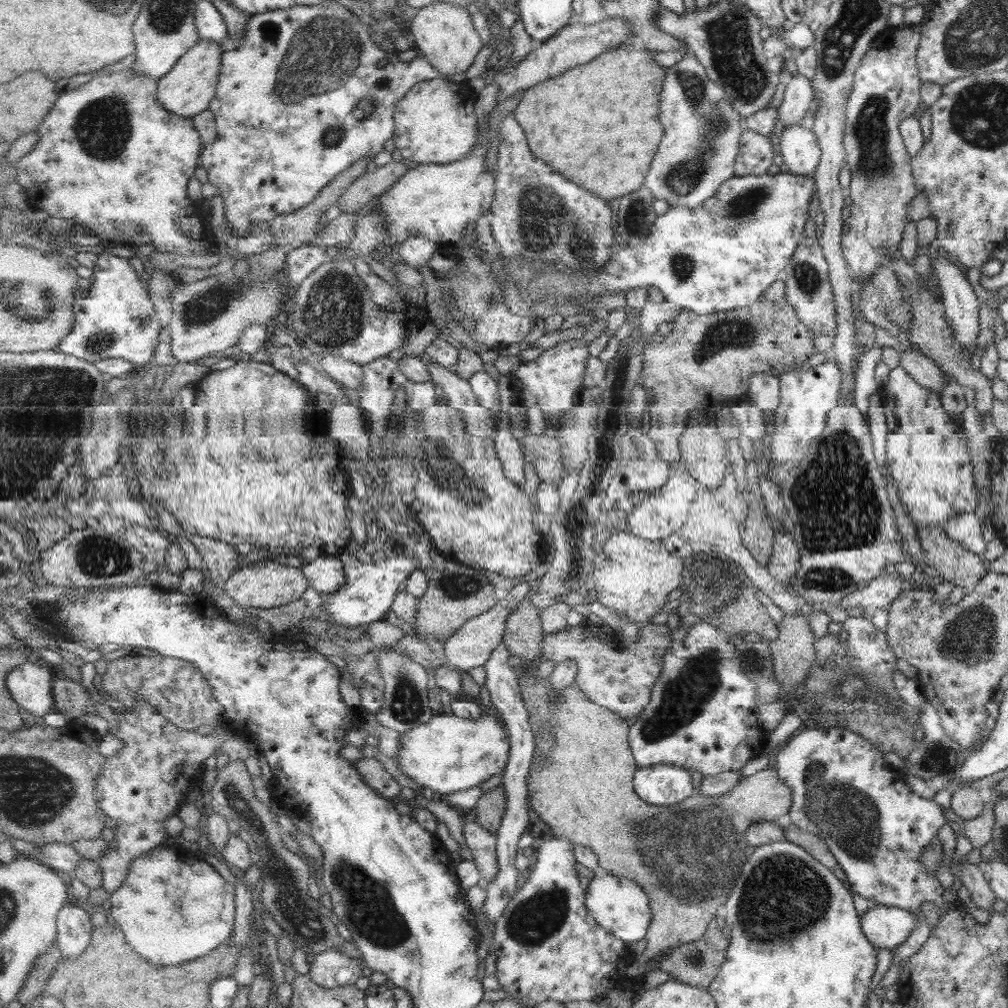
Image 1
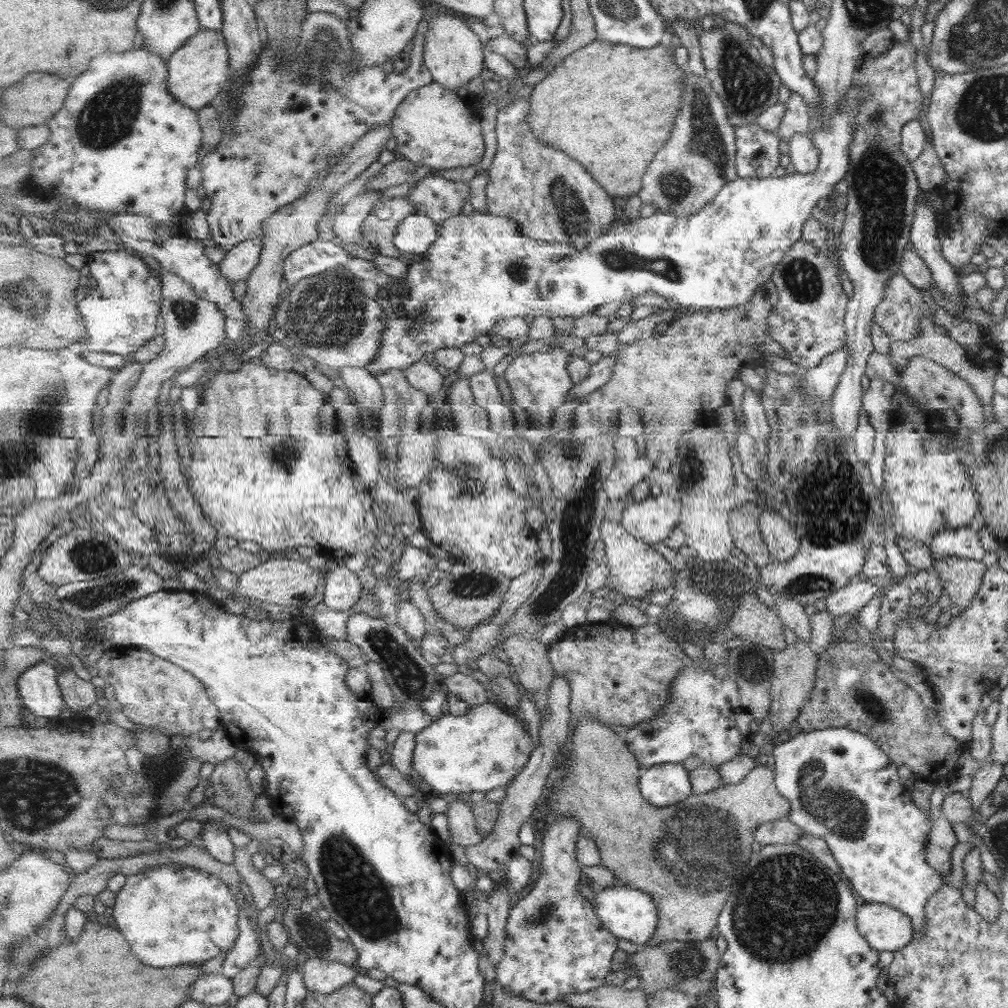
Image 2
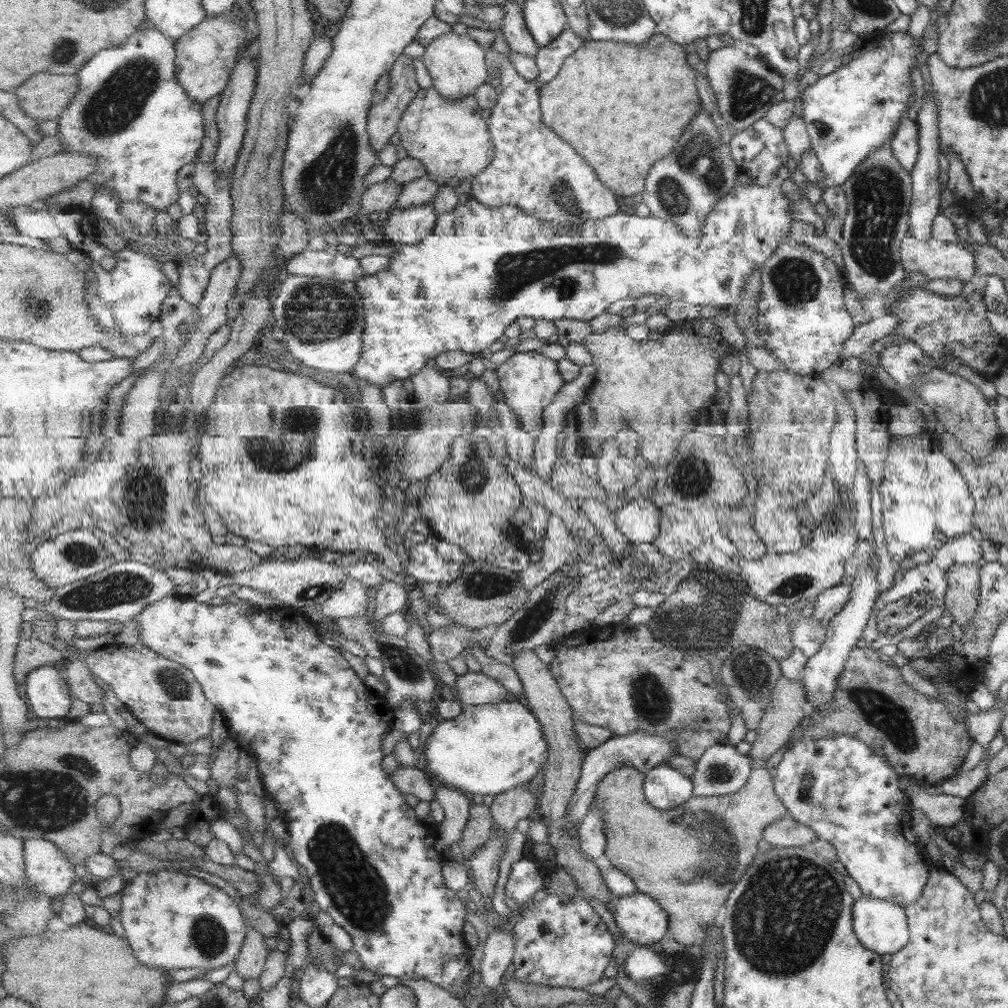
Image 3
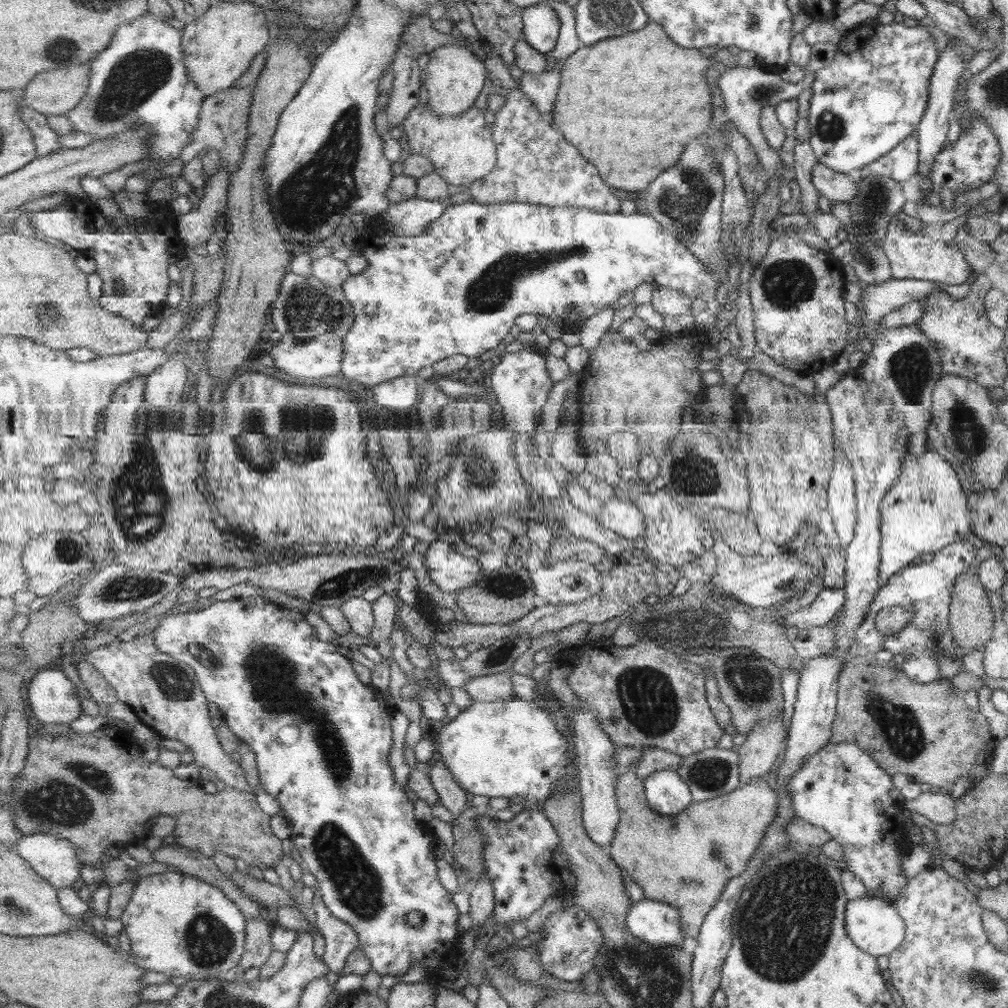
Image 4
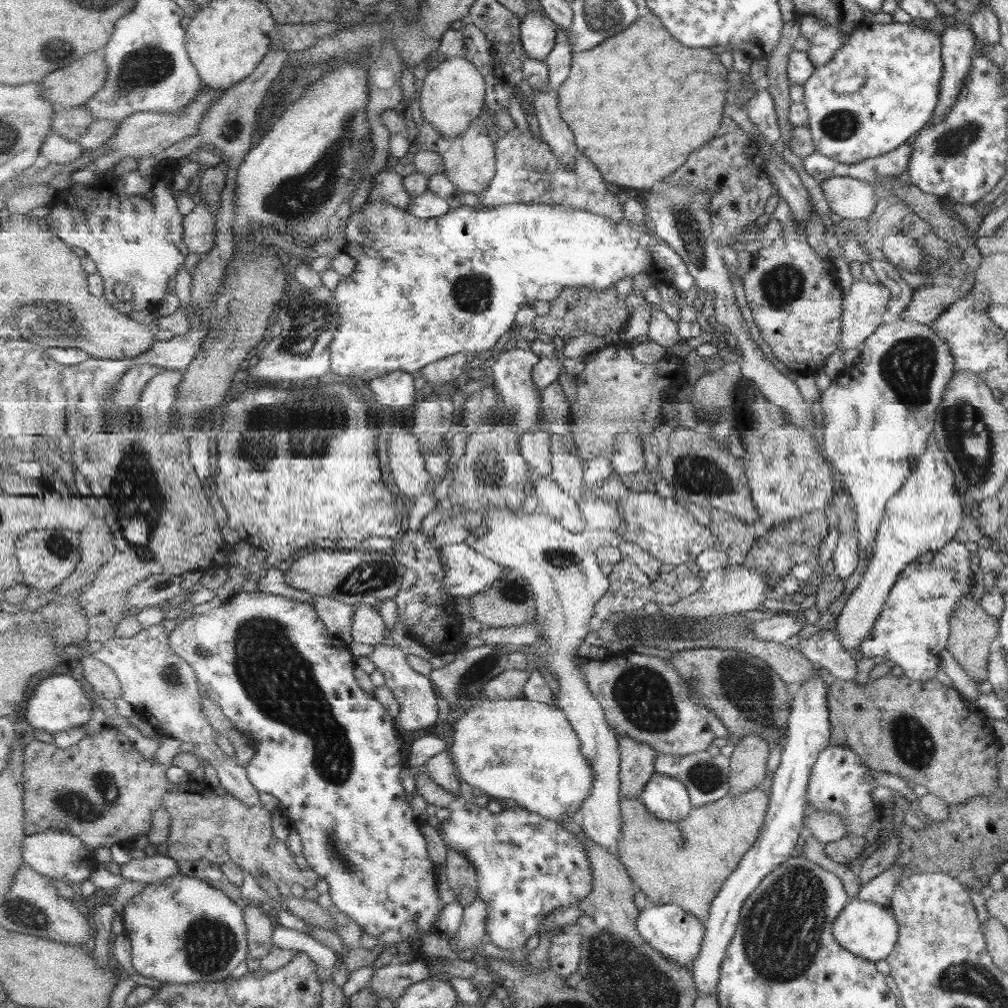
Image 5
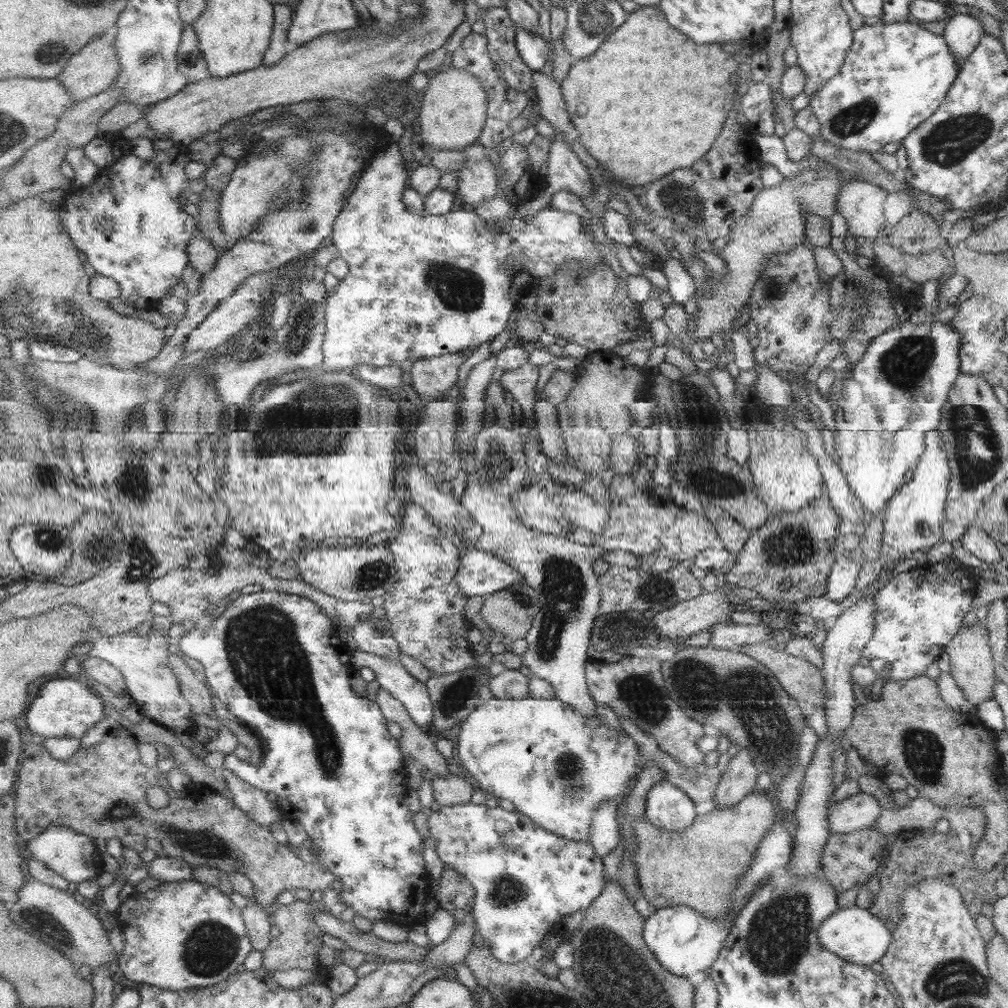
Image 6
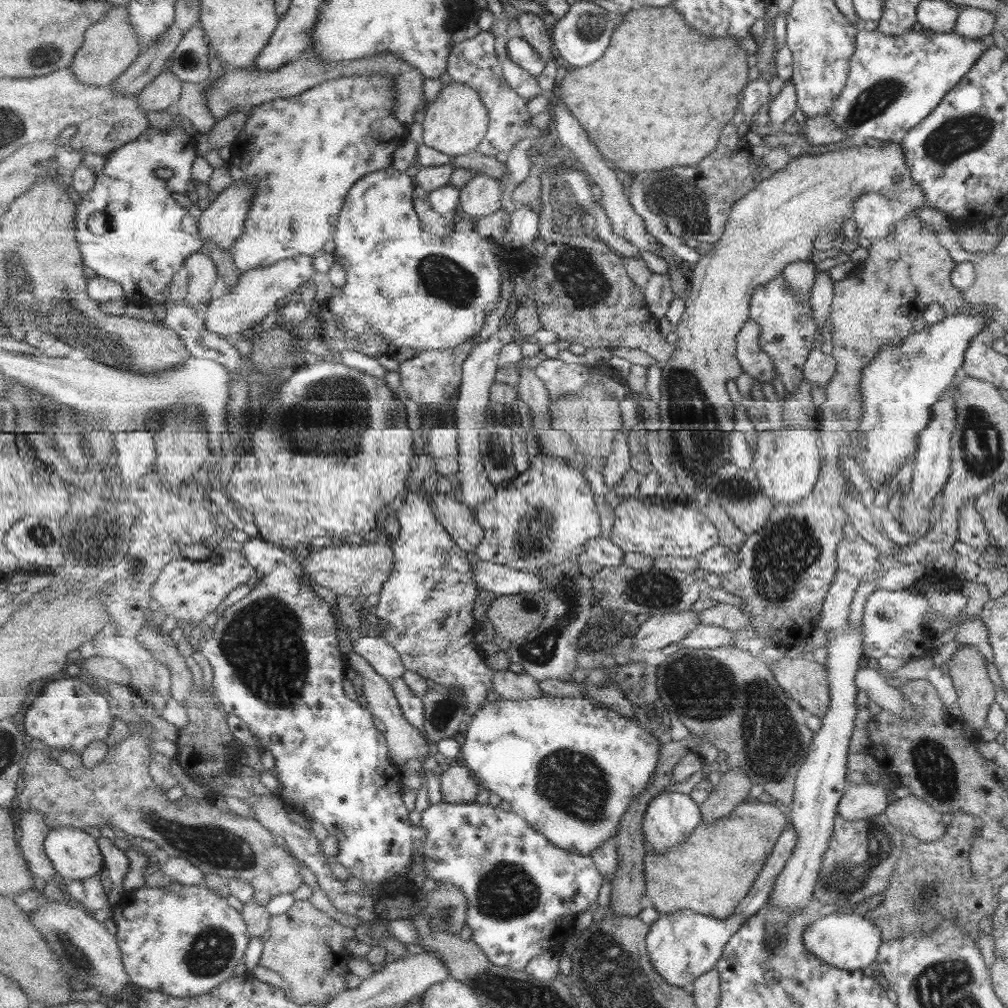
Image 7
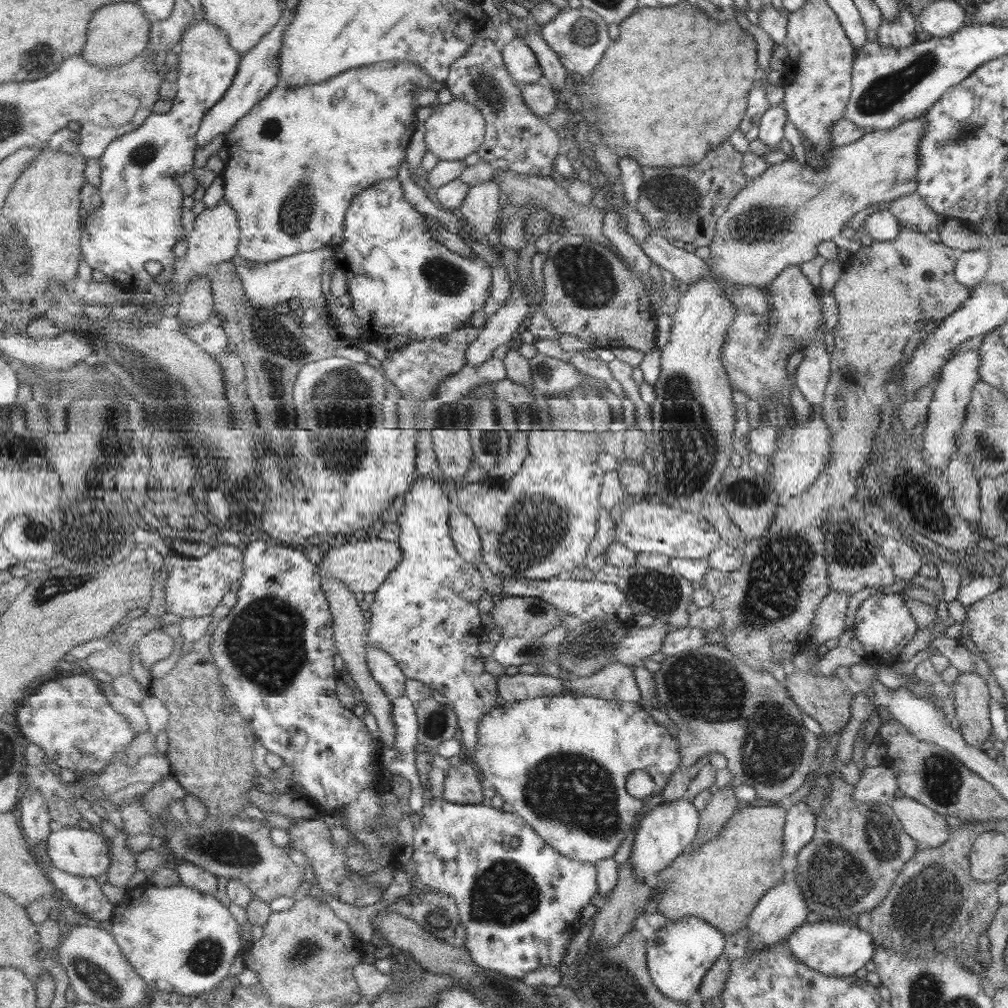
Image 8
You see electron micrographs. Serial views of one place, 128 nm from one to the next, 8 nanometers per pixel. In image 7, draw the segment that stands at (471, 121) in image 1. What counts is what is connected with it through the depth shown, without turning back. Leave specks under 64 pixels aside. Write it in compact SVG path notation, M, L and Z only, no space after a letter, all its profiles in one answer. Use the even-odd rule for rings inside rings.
M474 173L469 185L460 190L460 205L466 216L480 219L501 208L503 186L493 176Z

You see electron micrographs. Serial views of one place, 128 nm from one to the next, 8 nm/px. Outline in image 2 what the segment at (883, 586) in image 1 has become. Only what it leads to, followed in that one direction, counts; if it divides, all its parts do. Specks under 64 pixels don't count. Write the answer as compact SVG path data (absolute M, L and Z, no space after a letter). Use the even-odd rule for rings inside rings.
M864 579L851 580L845 588L825 598L825 611L833 617L845 613L857 613L867 602L877 598L881 591L882 588Z

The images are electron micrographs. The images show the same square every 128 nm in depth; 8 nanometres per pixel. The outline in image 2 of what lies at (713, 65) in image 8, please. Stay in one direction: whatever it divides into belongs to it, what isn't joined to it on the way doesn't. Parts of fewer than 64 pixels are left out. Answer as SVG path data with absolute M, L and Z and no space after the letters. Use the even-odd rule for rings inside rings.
M596 40L588 46L580 48L580 50L571 54L571 56L567 56L567 59L557 65L549 76L533 87L530 98L530 114L529 117L527 117L527 122L530 123L534 133L546 145L553 144L555 148L565 150L571 158L575 158L575 160L581 162L587 170L591 170L591 174L595 174L595 180L597 180L612 197L631 197L631 194L637 194L637 192L643 188L643 176L647 174L649 164L653 162L653 158L657 156L657 152L659 152L659 150L669 142L669 138L671 138L671 130L673 130L673 124L675 124L675 120L677 120L677 116L679 116L679 106L681 106L681 96L683 96L683 72L684 69L679 68L679 66L675 64L674 50L669 50L669 46L667 46L666 43L653 48L639 48L627 44L603 44L603 42L600 44L599 40Z

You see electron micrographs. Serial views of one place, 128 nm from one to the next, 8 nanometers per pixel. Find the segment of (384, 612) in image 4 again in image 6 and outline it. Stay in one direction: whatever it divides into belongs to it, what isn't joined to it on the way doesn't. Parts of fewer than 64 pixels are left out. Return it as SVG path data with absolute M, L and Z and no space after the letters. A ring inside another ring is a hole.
M355 650L352 663L355 671L365 667L371 669L379 685L406 706L411 718L421 728L431 728L434 710L428 686L416 680L399 658L395 661L394 658Z

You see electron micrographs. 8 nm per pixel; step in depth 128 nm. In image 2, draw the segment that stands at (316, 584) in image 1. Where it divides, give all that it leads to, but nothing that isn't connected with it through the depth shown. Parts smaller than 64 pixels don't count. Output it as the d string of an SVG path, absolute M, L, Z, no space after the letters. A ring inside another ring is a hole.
M327 560L320 568L324 572L325 590L323 602L329 609L354 614L353 607L363 595L361 580L347 566L339 566L337 560Z

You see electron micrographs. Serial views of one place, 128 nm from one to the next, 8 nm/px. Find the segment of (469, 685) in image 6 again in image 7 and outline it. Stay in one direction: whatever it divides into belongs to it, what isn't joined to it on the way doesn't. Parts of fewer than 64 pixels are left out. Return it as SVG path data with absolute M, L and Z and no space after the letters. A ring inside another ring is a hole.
M437 684L422 699L425 705L423 731L433 744L453 736L459 732L463 722L469 723L471 720L466 713L467 701L460 686L450 688Z

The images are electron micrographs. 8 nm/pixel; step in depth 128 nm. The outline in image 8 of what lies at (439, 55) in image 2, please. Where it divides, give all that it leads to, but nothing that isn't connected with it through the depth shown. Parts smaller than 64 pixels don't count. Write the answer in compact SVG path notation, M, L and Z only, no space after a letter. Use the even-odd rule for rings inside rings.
M454 98L447 104L434 106L431 116L426 120L426 143L441 160L460 161L469 154L478 152L486 140L486 119L475 104L466 99Z

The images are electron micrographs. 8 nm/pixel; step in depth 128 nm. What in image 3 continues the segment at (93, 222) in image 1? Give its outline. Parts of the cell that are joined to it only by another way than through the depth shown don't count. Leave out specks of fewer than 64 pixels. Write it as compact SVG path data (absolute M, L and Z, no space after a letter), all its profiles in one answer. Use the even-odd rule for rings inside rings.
M148 26L143 31L137 31L134 35L131 35L127 42L123 42L123 46L117 46L115 48L107 48L101 50L101 52L95 54L94 58L91 58L84 68L78 73L79 76L79 92L75 98L70 102L70 106L61 114L61 117L57 120L59 123L60 134L66 146L64 146L63 153L83 153L90 157L95 157L96 161L100 164L98 169L90 174L85 180L91 180L95 184L95 192L101 191L111 194L117 202L121 201L136 201L140 200L145 202L149 206L152 206L157 212L167 210L171 204L175 204L180 199L181 190L179 189L177 180L179 180L179 171L187 164L197 163L197 156L202 149L204 138L206 137L206 126L203 121L203 106L198 102L195 102L187 90L183 89L181 83L178 80L177 74L177 54L176 54L176 42L173 42L172 38L169 38L166 34L163 34L160 30Z

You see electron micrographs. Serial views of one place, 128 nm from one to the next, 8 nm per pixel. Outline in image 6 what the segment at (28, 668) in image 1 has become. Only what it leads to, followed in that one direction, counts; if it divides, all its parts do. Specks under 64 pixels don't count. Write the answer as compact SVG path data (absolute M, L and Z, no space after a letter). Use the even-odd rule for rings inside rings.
M71 678L52 679L44 683L39 691L39 695L35 697L25 712L27 716L27 724L29 730L33 734L37 734L46 739L49 738L83 738L83 734L87 734L89 728L95 728L95 724L99 724L99 720L103 720L103 695L96 694L94 688L83 686L81 682Z

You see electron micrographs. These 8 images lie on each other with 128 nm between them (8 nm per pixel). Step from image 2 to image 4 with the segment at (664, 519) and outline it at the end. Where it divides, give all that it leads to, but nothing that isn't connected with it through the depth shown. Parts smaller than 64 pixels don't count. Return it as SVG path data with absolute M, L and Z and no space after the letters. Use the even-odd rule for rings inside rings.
M621 497L617 498L617 506L605 506L601 510L599 523L624 538L637 542L642 541L647 532L647 523L639 507L634 502L623 500Z

